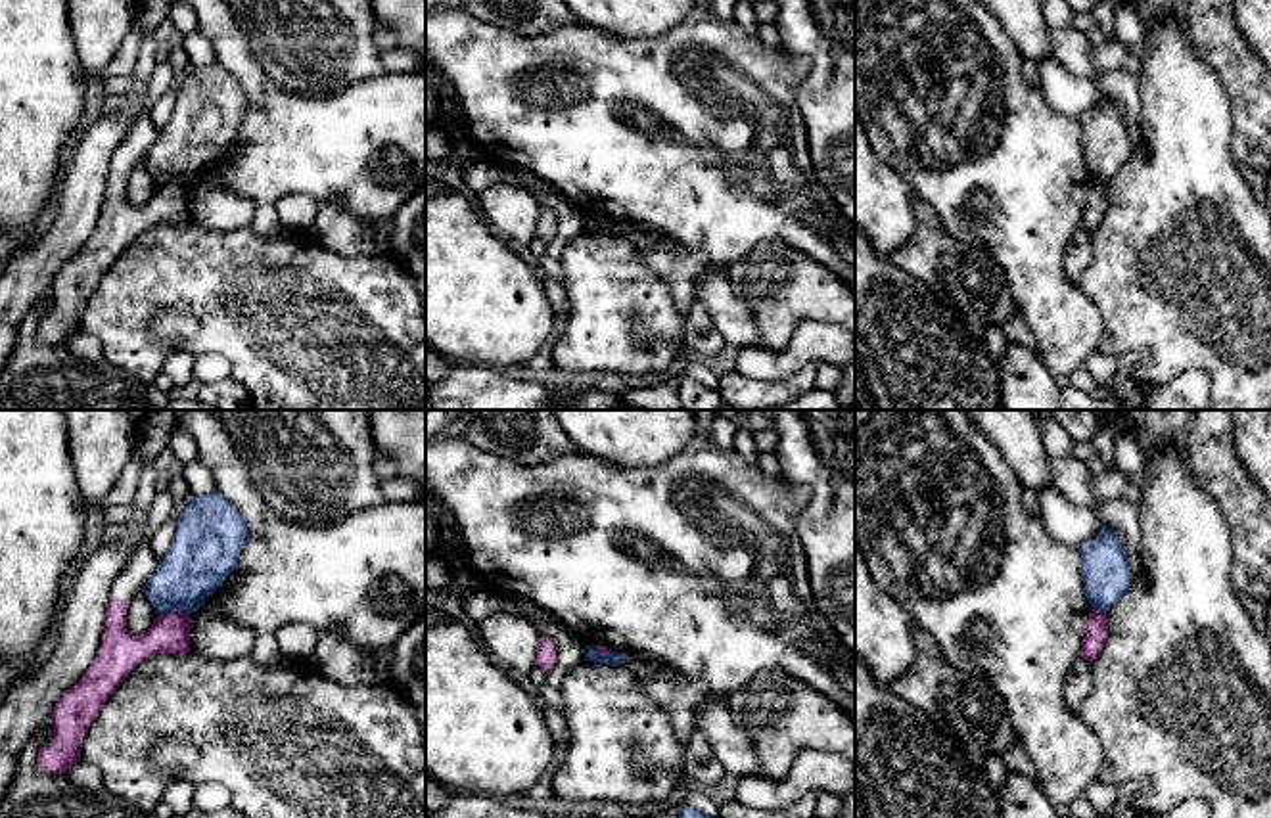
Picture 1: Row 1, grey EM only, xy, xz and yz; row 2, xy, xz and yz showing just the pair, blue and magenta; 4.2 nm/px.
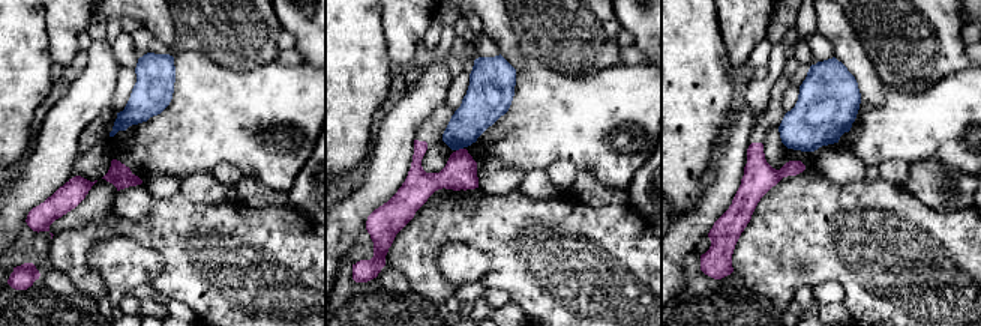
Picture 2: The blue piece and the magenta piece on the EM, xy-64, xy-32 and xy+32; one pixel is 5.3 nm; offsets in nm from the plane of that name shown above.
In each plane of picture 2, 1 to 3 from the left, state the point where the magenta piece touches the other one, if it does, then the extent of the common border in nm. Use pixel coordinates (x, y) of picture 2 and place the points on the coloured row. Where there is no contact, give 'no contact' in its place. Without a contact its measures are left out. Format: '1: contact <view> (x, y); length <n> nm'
1: no contact
2: contact xy-32 (459, 147); length 40 nm
3: no contact

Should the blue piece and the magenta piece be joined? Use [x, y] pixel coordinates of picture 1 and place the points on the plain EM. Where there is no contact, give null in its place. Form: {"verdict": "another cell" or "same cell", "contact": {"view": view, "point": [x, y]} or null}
{"verdict": "another cell", "contact": {"view": "xy", "point": [173, 181]}}

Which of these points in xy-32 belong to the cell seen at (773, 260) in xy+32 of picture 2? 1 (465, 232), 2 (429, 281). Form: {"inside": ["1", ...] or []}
{"inside": ["1", "2"]}

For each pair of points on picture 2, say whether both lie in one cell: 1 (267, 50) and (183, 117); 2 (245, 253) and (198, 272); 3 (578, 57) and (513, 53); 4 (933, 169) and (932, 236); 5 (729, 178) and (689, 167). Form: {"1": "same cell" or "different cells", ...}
{"1": "different cells", "2": "same cell", "3": "different cells", "4": "different cells", "5": "different cells"}

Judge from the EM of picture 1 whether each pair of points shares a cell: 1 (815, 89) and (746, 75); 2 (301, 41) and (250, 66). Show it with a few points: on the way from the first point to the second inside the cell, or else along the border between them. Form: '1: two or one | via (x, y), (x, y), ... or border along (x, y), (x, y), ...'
1: two | border along (781, 48), (806, 64), (796, 106), (808, 129)
2: two | border along (236, 22), (252, 56), (267, 75)

